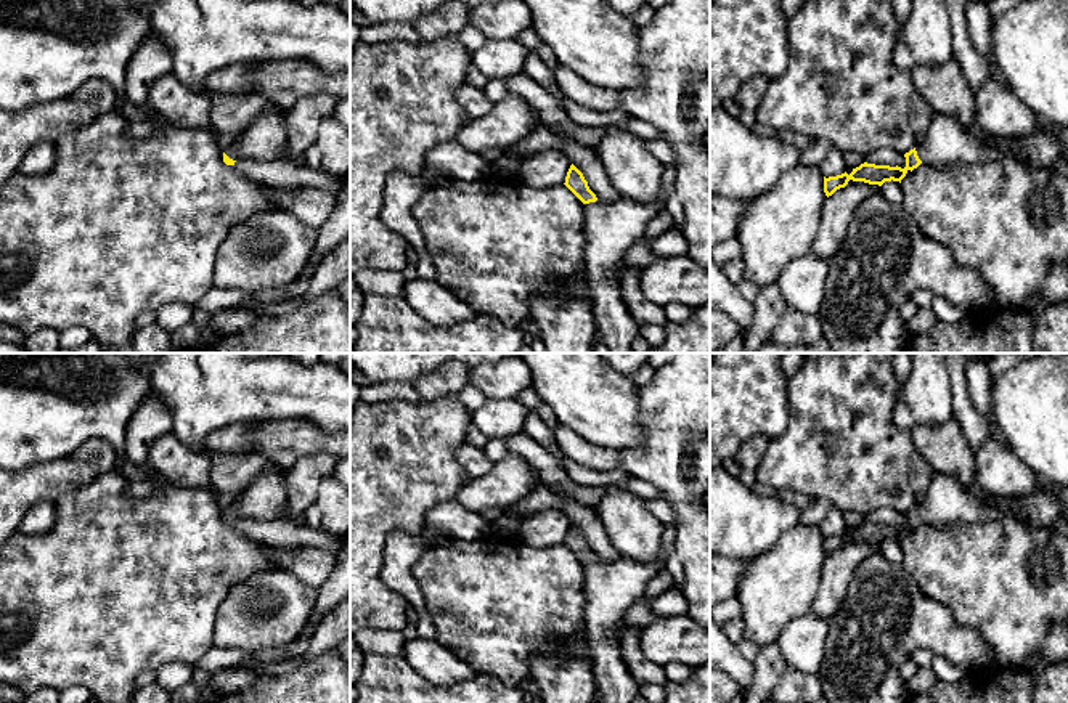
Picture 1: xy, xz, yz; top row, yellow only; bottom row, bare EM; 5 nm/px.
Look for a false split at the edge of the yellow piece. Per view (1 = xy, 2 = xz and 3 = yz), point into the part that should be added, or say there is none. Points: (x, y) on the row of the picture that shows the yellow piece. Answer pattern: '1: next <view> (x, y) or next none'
1: next xy (264, 138)
2: next xz (611, 228)
3: next yz (946, 142)

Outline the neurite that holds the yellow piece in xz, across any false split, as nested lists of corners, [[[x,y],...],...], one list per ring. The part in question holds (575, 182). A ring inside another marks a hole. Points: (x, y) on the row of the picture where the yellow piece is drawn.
[[[573,164],[567,172],[564,185],[585,204],[585,274],[593,292],[593,313],[597,334],[610,353],[633,353],[631,343],[641,335],[641,327],[626,310],[617,276],[626,250],[646,233],[647,223],[658,212],[660,205],[633,199],[599,202],[583,173]]]

